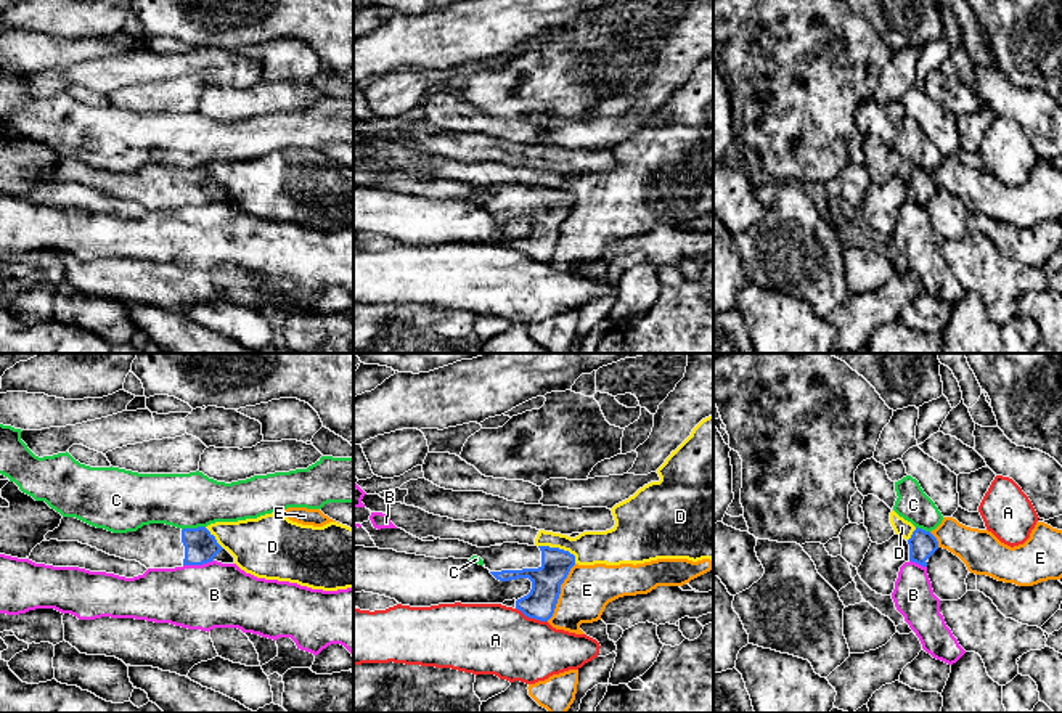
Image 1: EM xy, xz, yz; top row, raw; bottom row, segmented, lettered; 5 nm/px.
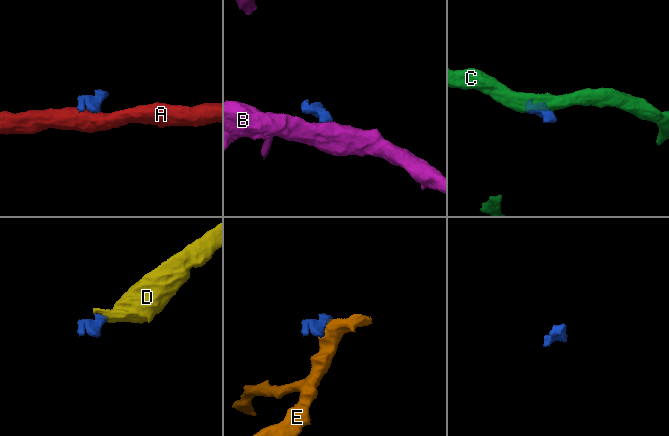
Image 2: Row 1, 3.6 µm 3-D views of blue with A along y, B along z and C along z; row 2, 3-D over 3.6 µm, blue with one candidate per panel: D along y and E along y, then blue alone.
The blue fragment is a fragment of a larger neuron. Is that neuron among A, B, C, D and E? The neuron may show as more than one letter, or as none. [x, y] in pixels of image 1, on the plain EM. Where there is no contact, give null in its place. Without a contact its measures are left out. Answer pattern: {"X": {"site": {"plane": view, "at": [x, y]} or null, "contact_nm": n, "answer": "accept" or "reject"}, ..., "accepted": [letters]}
{"A": {"site": {"plane": "xz", "at": [532, 257]}, "contact_nm": 180, "answer": "reject"}, "B": {"site": {"plane": "xy", "at": [198, 204]}, "contact_nm": 160, "answer": "reject"}, "C": {"site": {"plane": "xy", "at": [193, 169]}, "contact_nm": 120, "answer": "reject"}, "D": {"site": {"plane": "xz", "at": [558, 188]}, "contact_nm": 220, "answer": "reject"}, "E": {"site": {"plane": "xz", "at": [559, 233]}, "contact_nm": 320, "answer": "reject"}, "accepted": []}

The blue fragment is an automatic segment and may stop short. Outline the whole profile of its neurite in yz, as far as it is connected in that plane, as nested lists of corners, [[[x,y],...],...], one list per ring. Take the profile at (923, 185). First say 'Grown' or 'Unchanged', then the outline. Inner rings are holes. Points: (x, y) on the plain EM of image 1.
Grown. [[[916,167],[908,181],[895,173],[882,185],[871,183],[856,210],[872,231],[892,236],[900,207],[909,201],[927,207],[929,198],[937,189],[937,178],[930,172]]]

